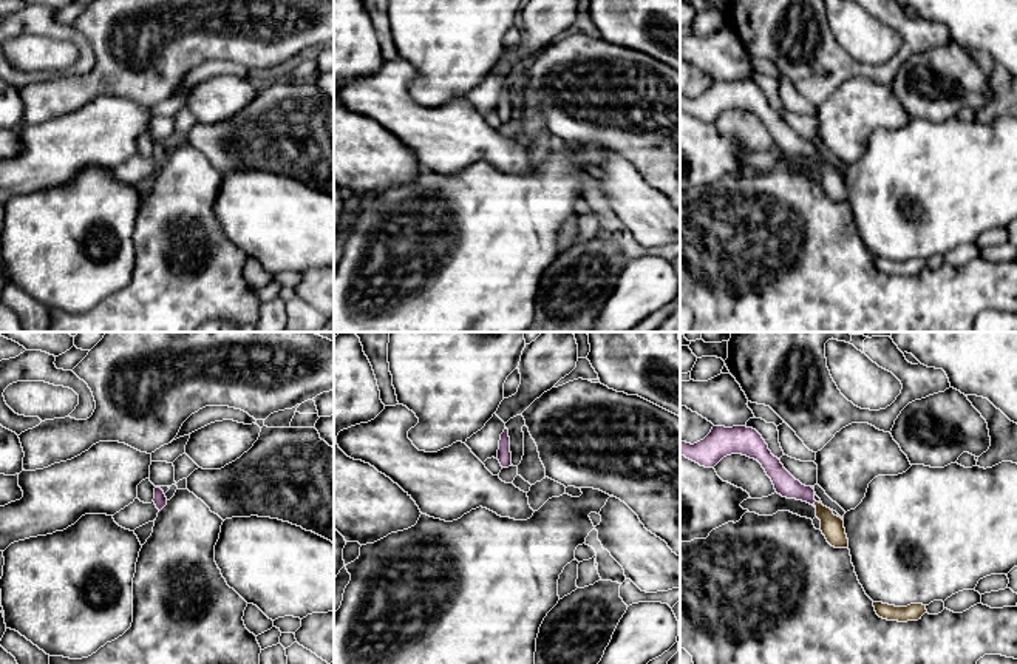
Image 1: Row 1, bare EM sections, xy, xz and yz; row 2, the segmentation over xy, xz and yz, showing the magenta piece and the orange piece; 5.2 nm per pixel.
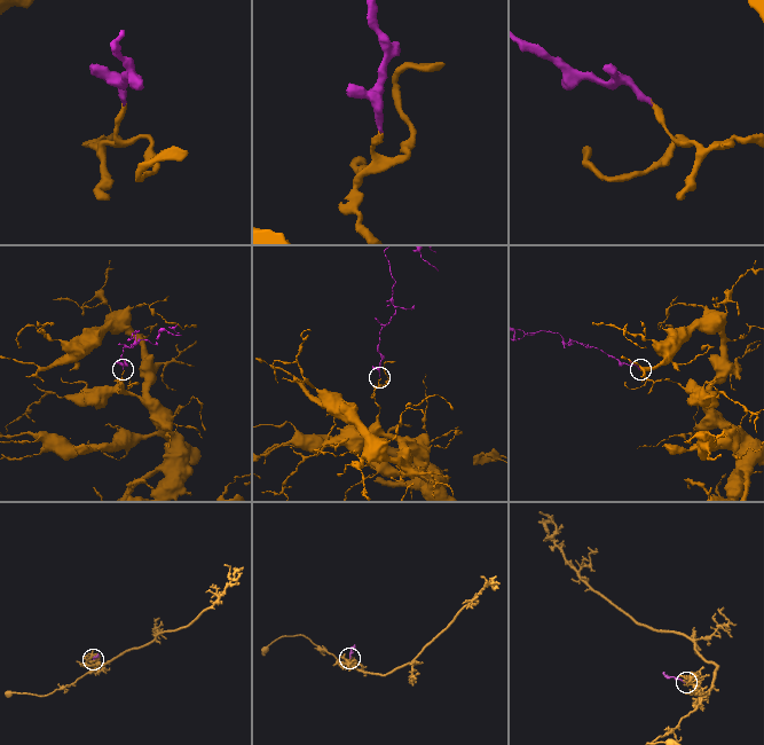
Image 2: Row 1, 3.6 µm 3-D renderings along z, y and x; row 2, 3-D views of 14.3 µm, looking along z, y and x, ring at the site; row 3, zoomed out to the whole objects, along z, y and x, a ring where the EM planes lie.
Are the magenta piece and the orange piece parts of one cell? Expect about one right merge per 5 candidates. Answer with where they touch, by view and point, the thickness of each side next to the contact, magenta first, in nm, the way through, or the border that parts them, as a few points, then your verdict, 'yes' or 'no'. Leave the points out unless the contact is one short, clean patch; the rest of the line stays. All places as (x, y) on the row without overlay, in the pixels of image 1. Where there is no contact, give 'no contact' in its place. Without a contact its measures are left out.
yz (813, 158) | 120/120 nm | across yz (785, 139), (801, 145), (813, 158), (832, 181) | yes

